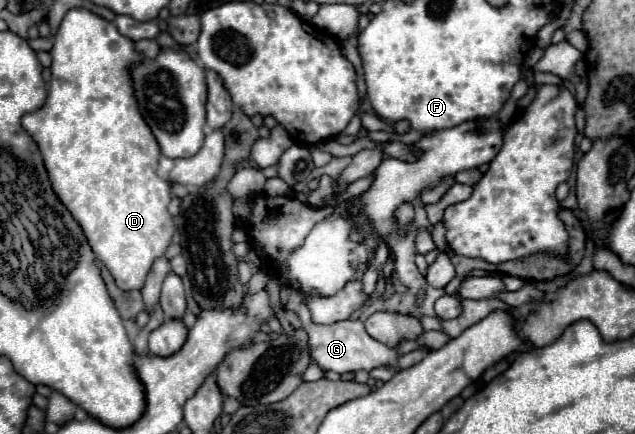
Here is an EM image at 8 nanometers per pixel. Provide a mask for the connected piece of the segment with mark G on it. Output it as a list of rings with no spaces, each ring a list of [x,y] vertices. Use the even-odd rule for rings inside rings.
[[[283,288],[281,290],[281,298],[287,300],[287,306],[297,312],[297,316],[301,318],[303,322],[303,328],[307,330],[309,334],[309,352],[311,352],[311,362],[317,364],[321,370],[333,370],[337,374],[345,374],[345,372],[357,372],[357,370],[373,370],[373,368],[379,368],[379,366],[397,366],[397,368],[409,368],[411,364],[417,364],[421,361],[421,358],[425,356],[423,350],[415,350],[415,352],[409,352],[405,356],[397,356],[397,352],[377,340],[373,340],[365,328],[363,328],[363,322],[361,320],[343,320],[343,322],[335,322],[335,324],[315,324],[311,320],[311,314],[309,314],[309,308],[301,302],[301,298],[291,292],[289,288]]]

